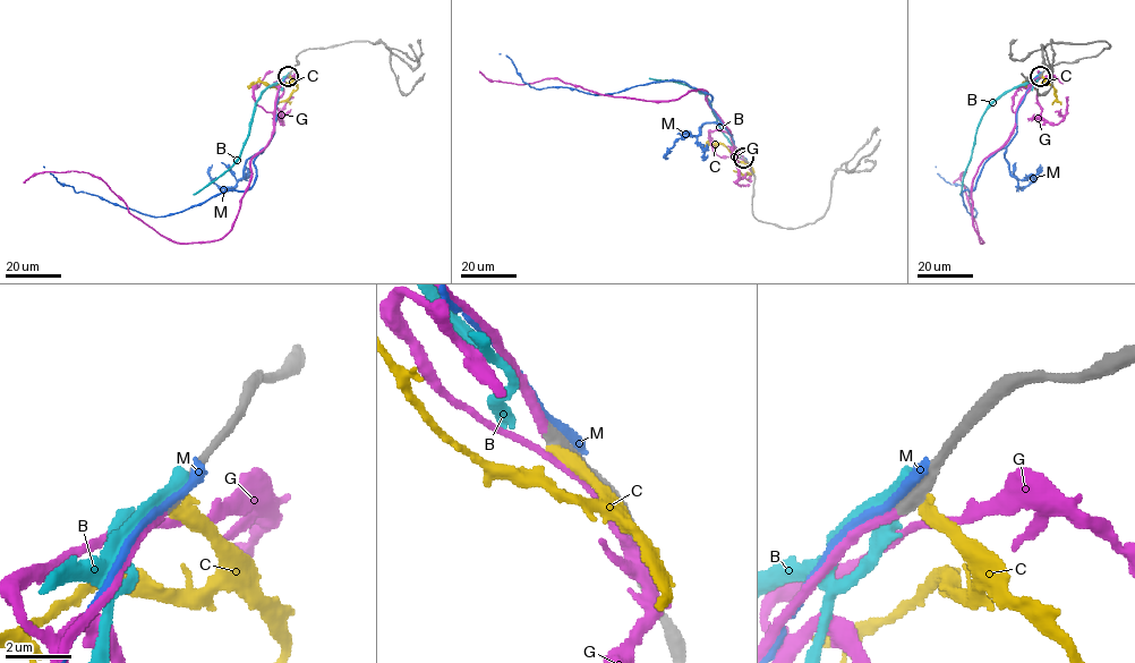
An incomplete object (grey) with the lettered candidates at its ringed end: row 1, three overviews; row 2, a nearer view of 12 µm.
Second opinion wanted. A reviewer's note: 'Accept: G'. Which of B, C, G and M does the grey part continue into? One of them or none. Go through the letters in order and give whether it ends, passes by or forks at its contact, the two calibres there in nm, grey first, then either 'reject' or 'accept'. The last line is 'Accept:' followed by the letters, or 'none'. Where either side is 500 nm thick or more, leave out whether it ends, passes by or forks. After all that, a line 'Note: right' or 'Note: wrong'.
B: 600/480 nm | reject
C: 600/460 nm | reject
G: 500/220 nm | accept
M: 600/440 nm | reject
Accept: G
Note: right

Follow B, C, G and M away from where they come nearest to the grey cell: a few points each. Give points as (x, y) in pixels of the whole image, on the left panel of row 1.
B: (288, 75), (261, 94), (240, 156), (193, 194)
C: (288, 75), (290, 83), (270, 87), (256, 82), (247, 87)
G: (288, 76), (273, 133), (252, 160), (233, 227), (218, 239), (169, 240), (87, 172), (44, 171), (23, 183)
M: (289, 74), (278, 91), (274, 133), (244, 190), (152, 217), (75, 192), (43, 166)

